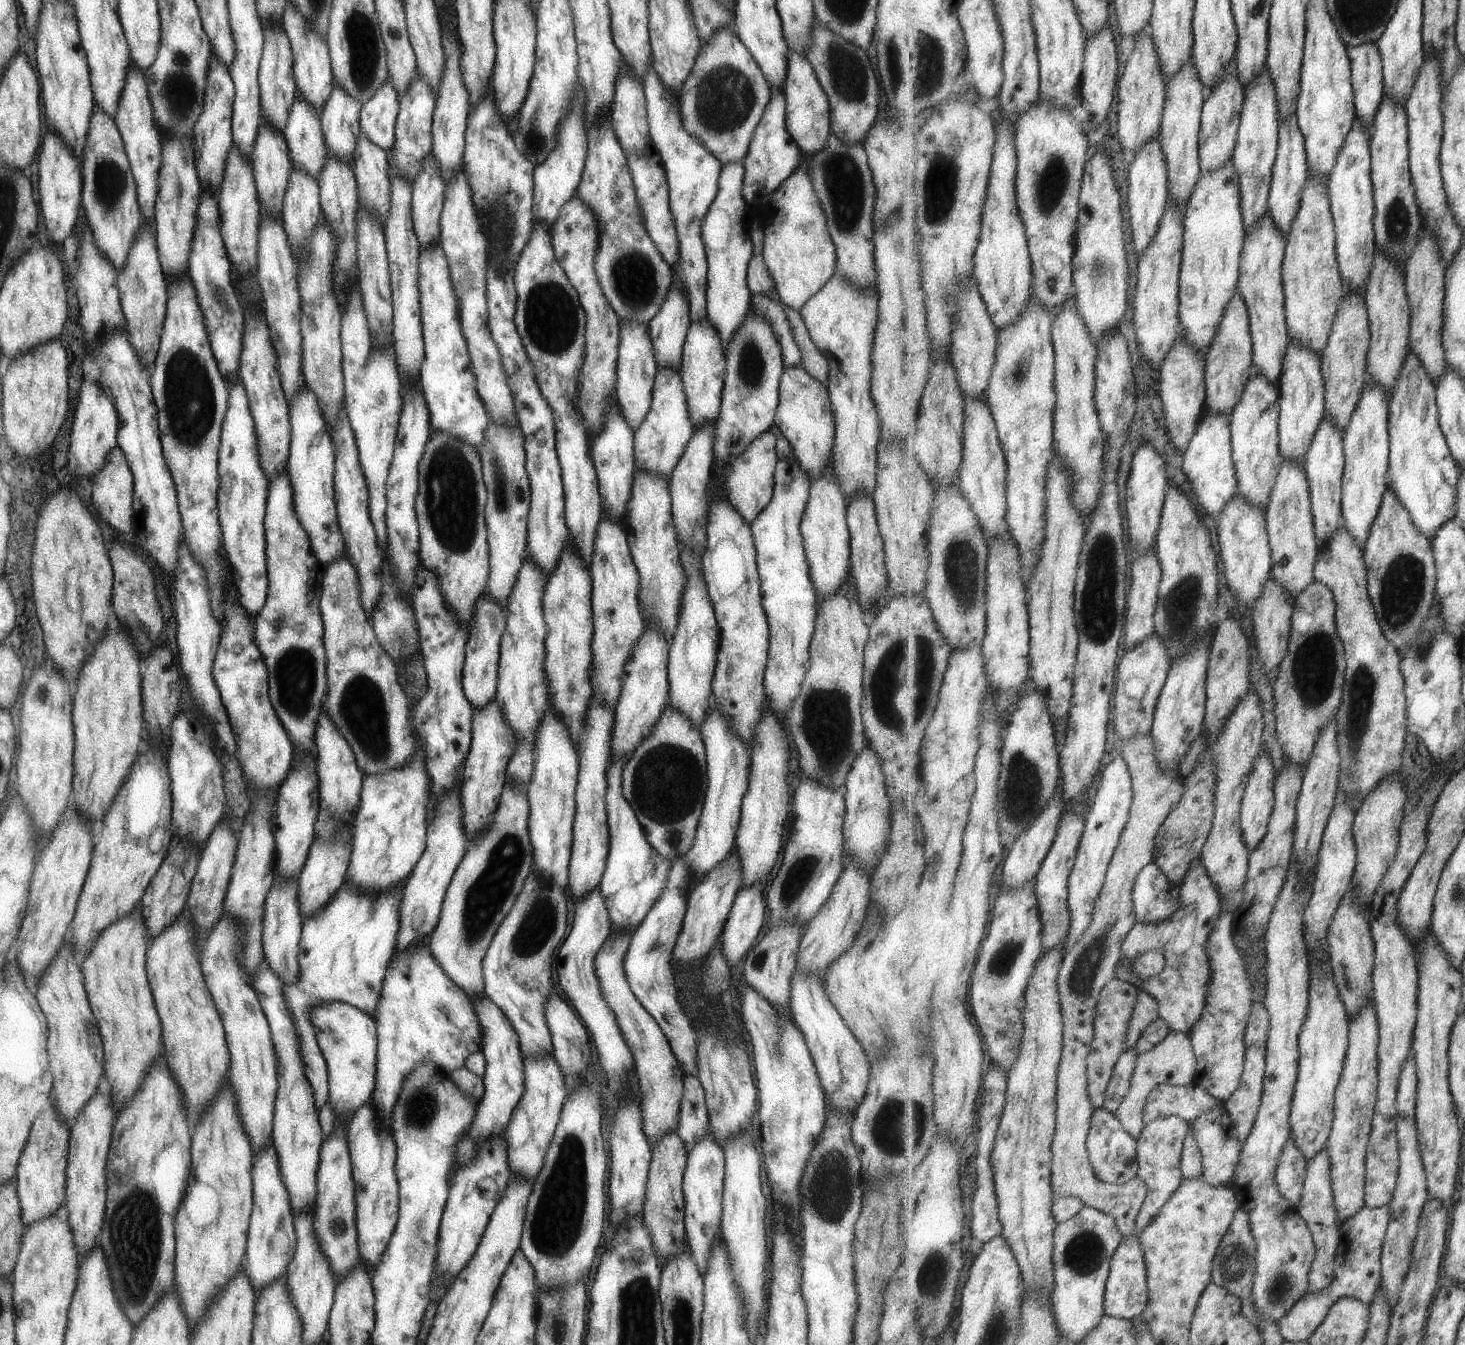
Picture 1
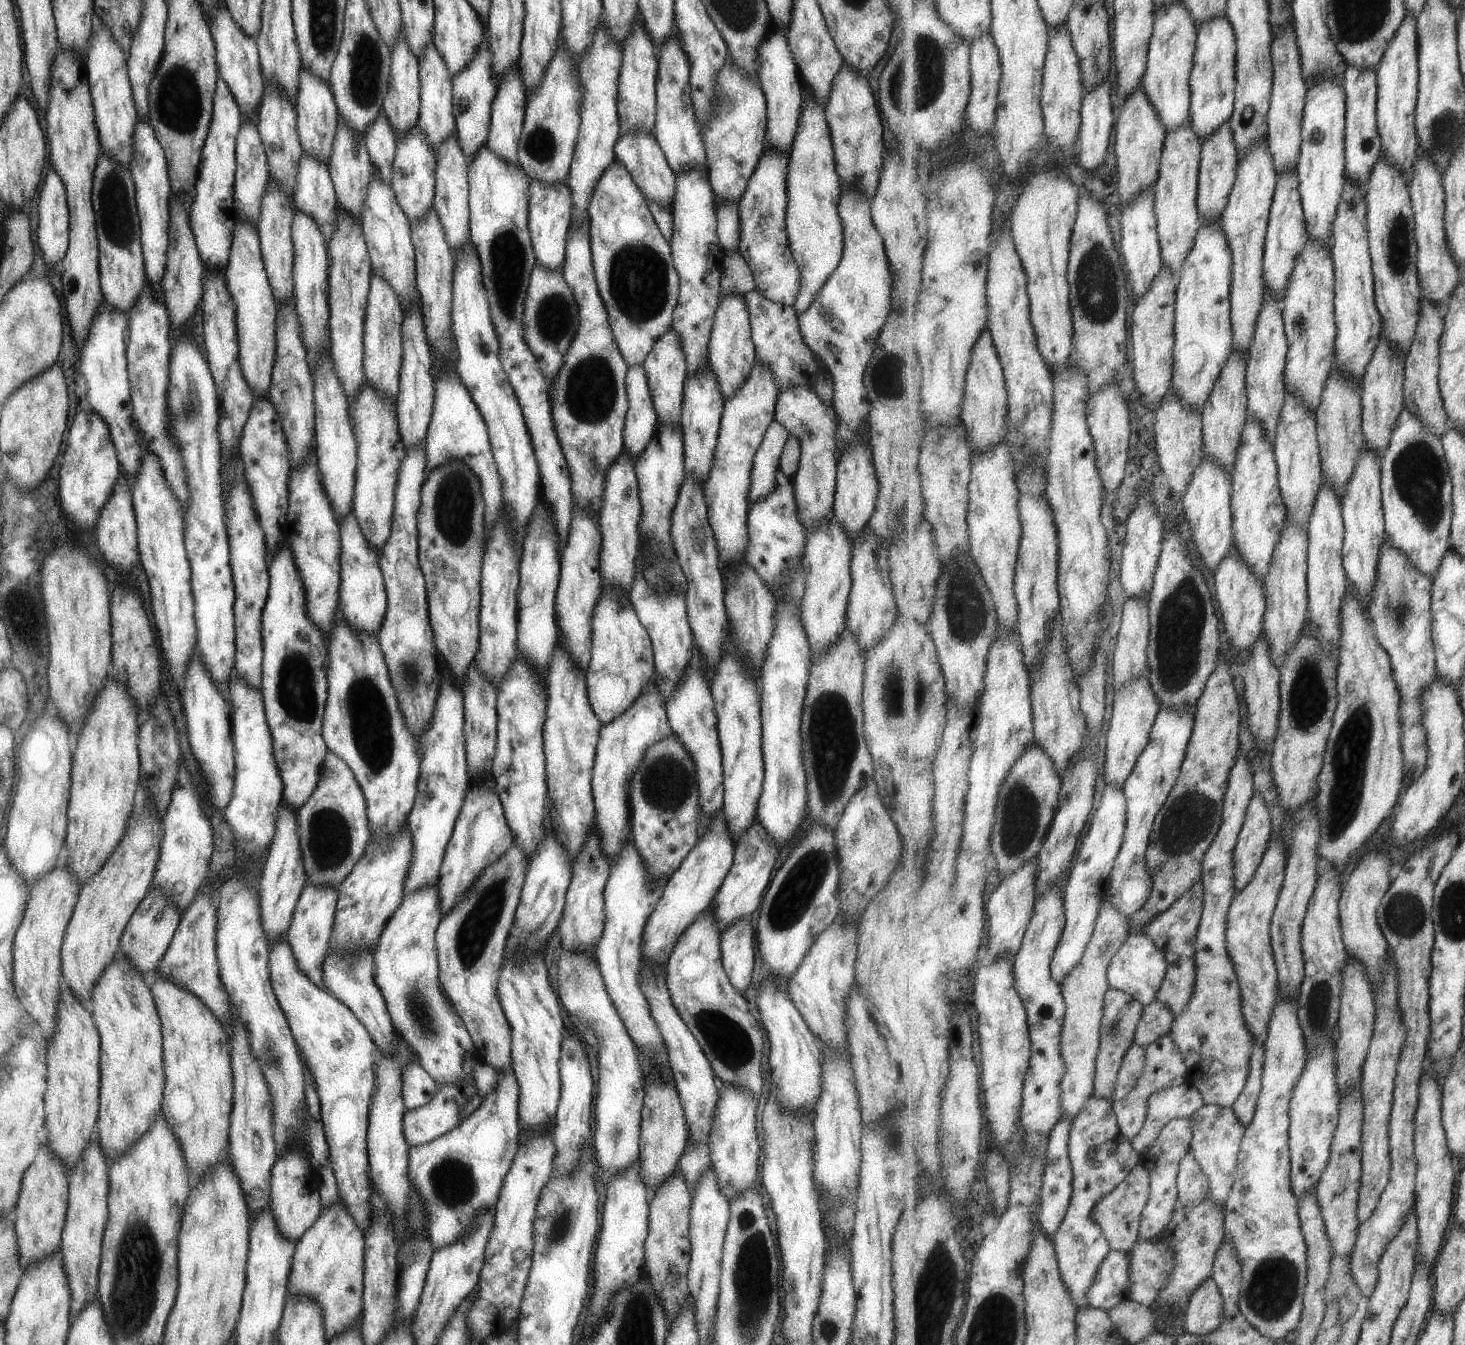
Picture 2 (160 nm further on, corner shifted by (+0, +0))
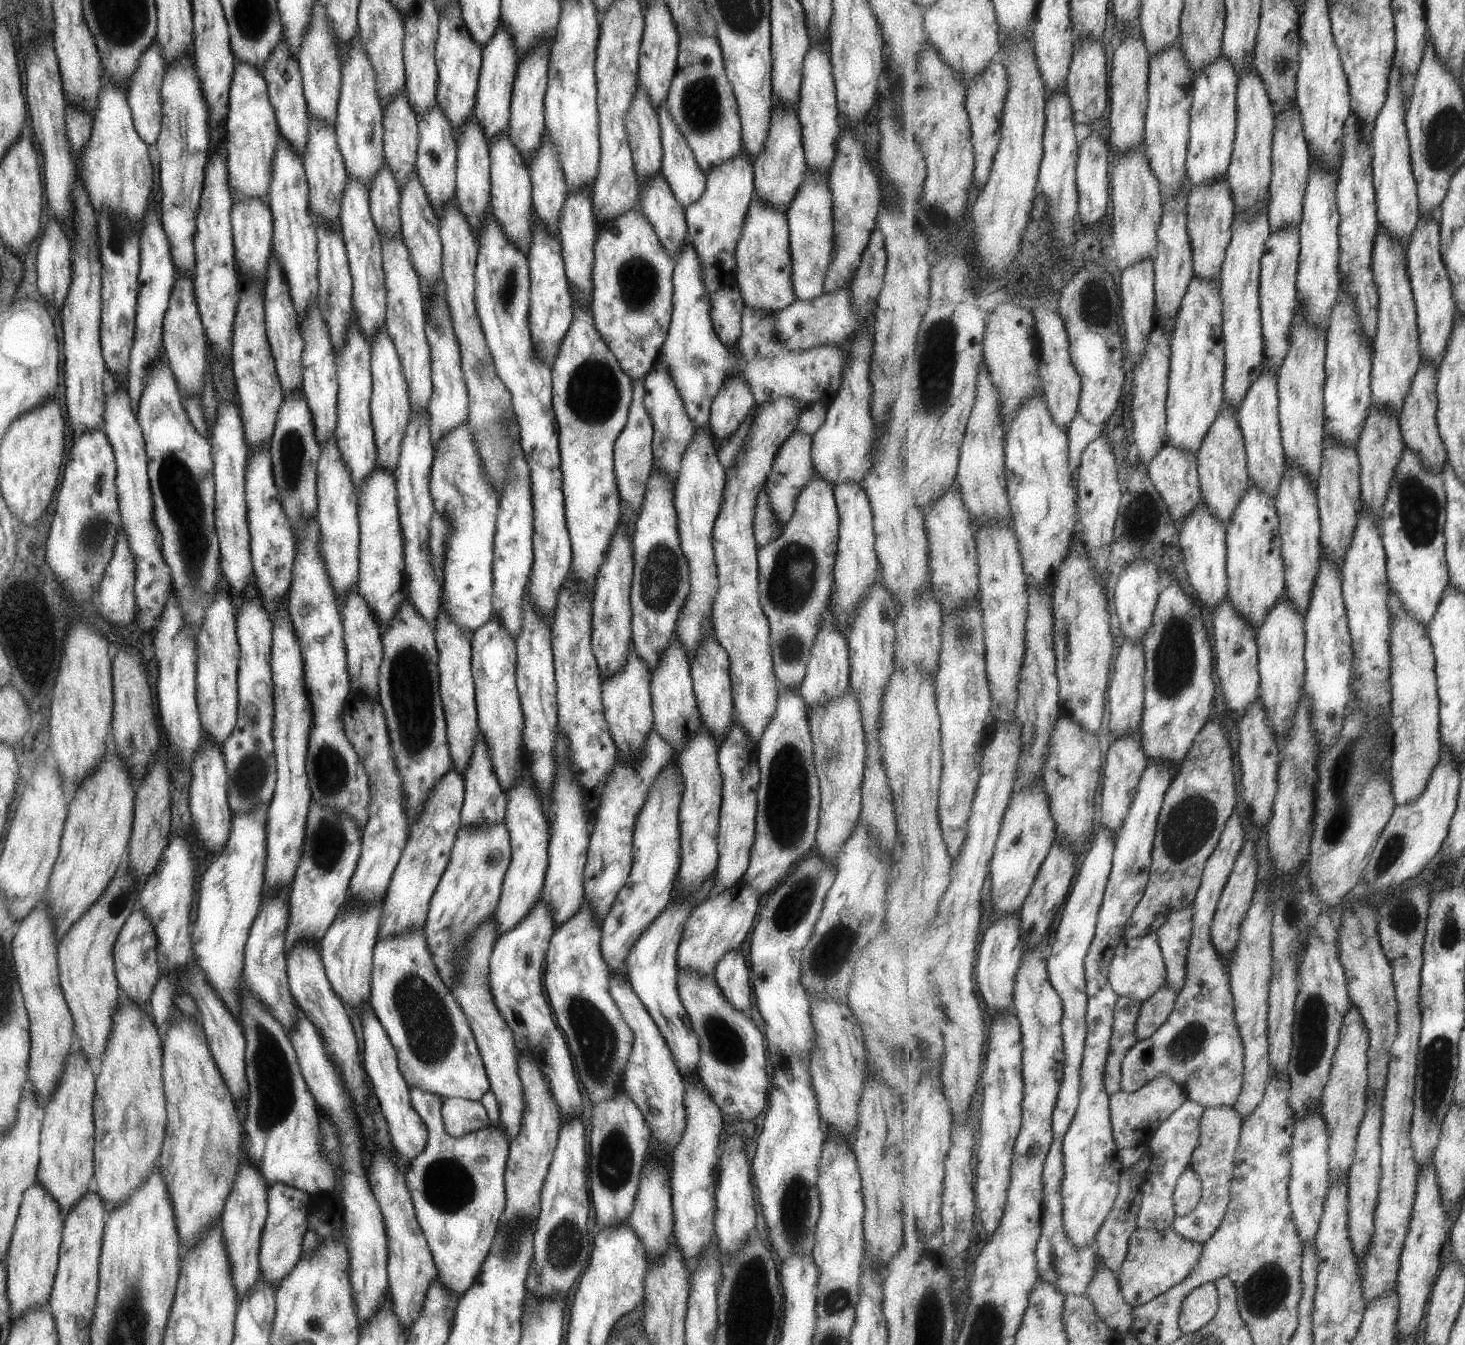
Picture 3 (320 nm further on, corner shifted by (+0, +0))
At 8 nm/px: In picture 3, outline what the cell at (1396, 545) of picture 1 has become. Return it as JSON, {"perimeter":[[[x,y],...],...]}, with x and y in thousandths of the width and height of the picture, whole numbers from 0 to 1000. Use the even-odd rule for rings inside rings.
{"perimeter":[[[949,439],[948,455],[949,455],[949,583],[954,599],[969,595],[977,580],[980,570],[984,567],[984,521],[982,516],[980,488],[975,470],[975,464],[969,462],[963,457],[956,445]]]}

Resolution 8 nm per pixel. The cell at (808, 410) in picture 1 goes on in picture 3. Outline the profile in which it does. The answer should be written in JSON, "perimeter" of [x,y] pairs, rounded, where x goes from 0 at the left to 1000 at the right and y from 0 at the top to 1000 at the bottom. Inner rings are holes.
{"perimeter":[[[554,352],[544,367],[541,382],[534,396],[524,406],[517,409],[517,438],[518,448],[525,461],[525,486],[532,511],[545,512],[549,503],[554,477],[559,468],[562,448],[569,433],[569,422],[572,399],[572,383],[569,362]]]}

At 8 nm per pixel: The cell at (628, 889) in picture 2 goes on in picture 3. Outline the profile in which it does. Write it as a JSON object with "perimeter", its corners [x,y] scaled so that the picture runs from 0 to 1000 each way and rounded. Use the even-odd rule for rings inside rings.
{"perimeter":[[[419,725],[415,726],[415,738],[425,758],[432,767],[432,775],[426,797],[425,799],[425,807],[431,819],[439,829],[439,833],[444,843],[442,848],[440,862],[447,861],[451,862],[455,867],[455,871],[458,872],[458,857],[461,851],[463,849],[466,839],[468,839],[468,827],[466,827],[467,805],[463,799],[463,794],[459,790],[458,781],[451,770],[450,764],[447,763],[447,758],[443,755],[436,741],[432,738],[429,728],[426,725],[422,728]]]}

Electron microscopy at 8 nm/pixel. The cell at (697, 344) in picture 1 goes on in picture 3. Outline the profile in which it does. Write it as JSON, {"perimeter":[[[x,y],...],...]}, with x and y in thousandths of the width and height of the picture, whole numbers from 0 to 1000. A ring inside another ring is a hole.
{"perimeter":[[[484,317],[474,318],[474,324],[468,333],[459,366],[459,376],[462,381],[462,393],[465,410],[470,422],[470,442],[462,458],[460,471],[463,474],[468,486],[471,489],[477,477],[485,470],[485,449],[489,440],[489,427],[485,406],[485,394],[492,378],[495,351],[491,345]]]}

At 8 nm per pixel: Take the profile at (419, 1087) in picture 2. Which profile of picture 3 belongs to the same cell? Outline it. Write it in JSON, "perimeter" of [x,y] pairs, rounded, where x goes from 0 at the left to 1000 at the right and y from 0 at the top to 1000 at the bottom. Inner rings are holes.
{"perimeter":[[[278,808],[280,820],[287,833],[290,835],[291,846],[289,855],[280,863],[276,862],[277,884],[279,886],[283,906],[292,925],[298,943],[298,952],[306,961],[315,965],[326,949],[328,941],[334,929],[340,907],[344,897],[344,870],[347,849],[340,837],[331,838],[314,845],[306,845],[303,839],[298,817],[294,812]]]}

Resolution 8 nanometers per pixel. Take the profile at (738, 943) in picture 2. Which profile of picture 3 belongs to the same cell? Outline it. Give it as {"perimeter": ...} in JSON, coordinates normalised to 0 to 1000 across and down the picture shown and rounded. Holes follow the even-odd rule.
{"perimeter":[[[504,704],[495,708],[487,720],[487,726],[491,736],[494,738],[494,742],[499,745],[499,748],[504,752],[511,752],[513,746],[511,741],[513,734],[511,732],[511,720],[509,716]]]}

